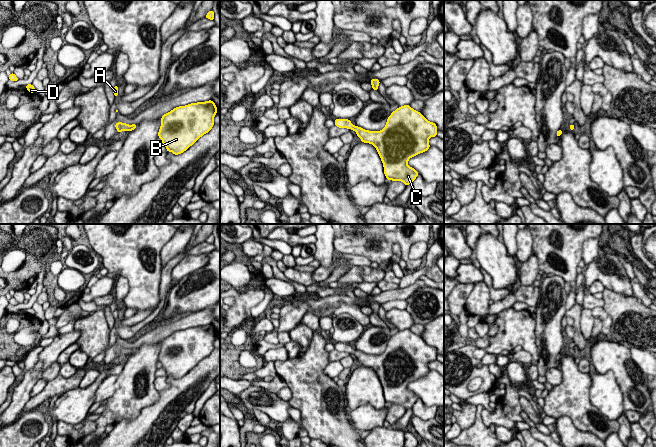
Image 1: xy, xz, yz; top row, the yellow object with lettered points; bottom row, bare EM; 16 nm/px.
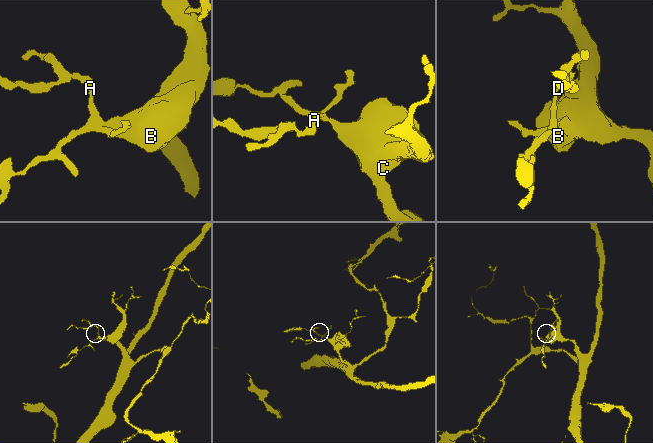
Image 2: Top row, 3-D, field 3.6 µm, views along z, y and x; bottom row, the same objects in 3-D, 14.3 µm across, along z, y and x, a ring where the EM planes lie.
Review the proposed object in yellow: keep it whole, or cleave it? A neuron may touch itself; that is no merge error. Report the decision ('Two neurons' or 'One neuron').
One neuron

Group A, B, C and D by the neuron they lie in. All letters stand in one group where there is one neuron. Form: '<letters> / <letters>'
A B C D

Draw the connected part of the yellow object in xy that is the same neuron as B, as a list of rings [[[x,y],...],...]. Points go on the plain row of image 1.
[[[212,324],[175,331],[162,340],[158,361],[167,375],[181,378],[212,353],[216,337]]]

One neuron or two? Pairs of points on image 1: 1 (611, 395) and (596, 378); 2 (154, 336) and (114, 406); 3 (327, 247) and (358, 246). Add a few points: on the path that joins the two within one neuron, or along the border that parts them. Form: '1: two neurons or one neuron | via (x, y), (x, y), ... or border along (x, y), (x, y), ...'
1: one neuron | via (607, 391), (600, 382)
2: two neurons | border along (161, 340), (155, 343), (143, 343), (137, 348)
3: two neurons | border along (333, 236), (333, 248), (336, 252)

